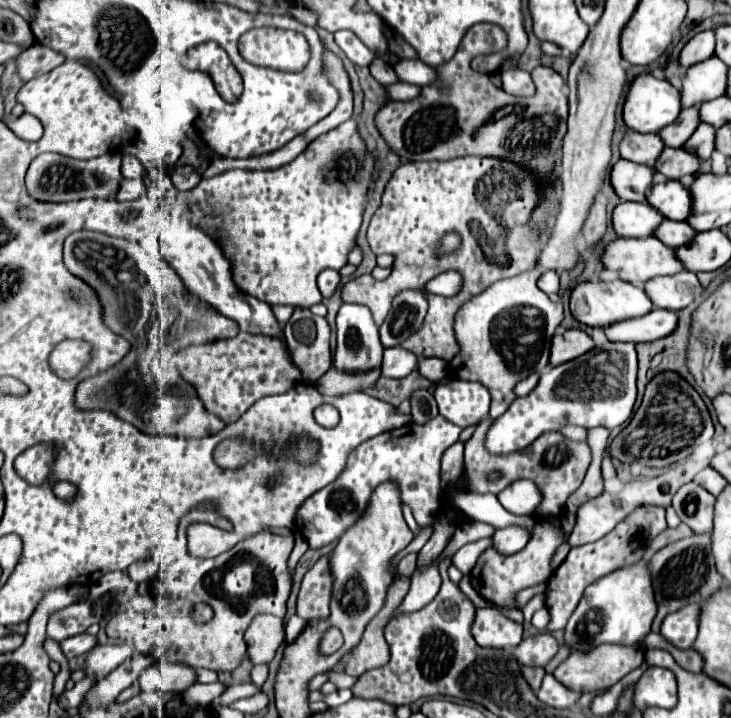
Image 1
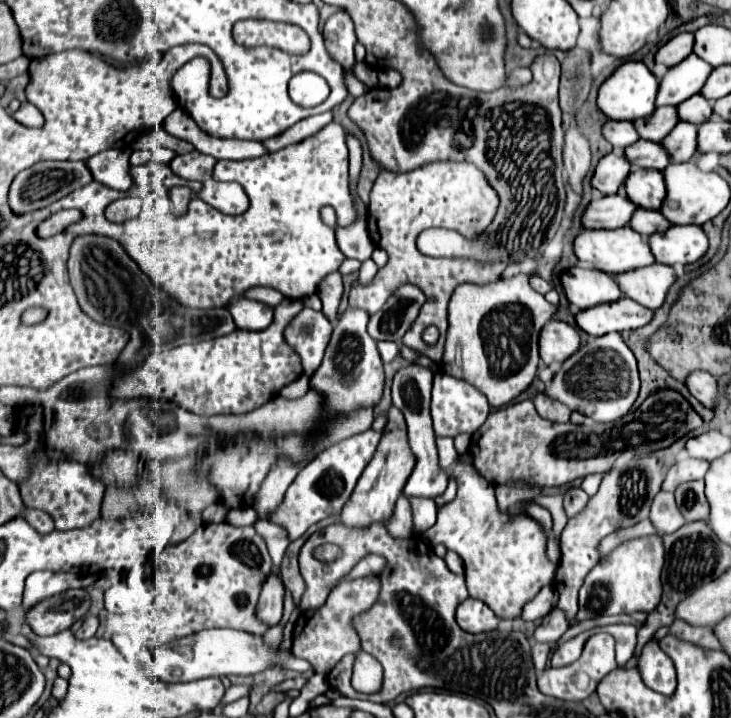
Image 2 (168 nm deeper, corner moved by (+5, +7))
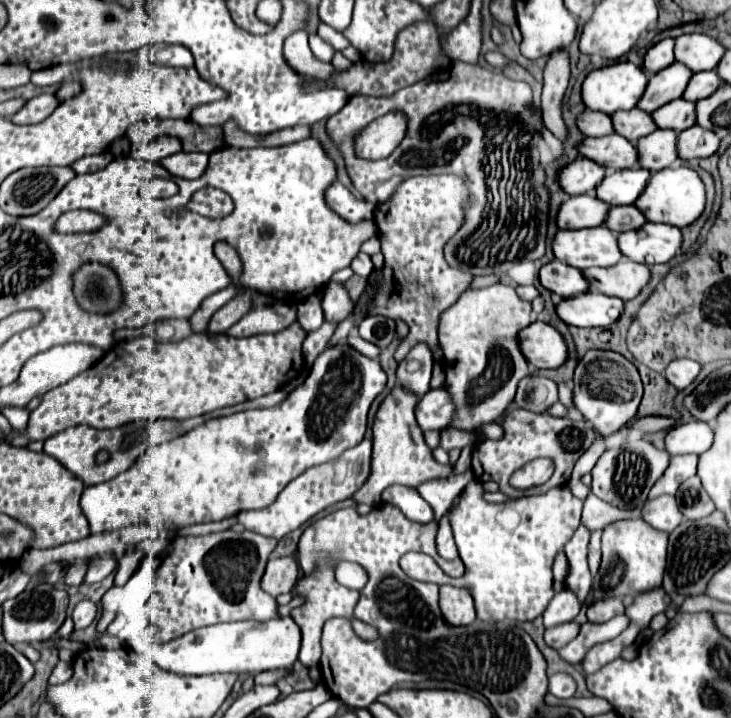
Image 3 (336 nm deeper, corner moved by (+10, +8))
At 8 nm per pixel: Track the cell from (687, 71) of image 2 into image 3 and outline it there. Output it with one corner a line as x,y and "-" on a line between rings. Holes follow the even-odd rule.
674,62
672,66
660,70
658,74
654,74
648,80
646,92
640,98
638,108
652,114
656,108
680,98
682,92
686,90
686,86
688,86
690,76
692,76
692,70
688,70
680,62

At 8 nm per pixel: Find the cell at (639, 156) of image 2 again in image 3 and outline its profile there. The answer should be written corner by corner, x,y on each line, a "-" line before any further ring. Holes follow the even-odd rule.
604,136
604,138
584,138
578,148
582,158
594,160
596,164
606,168
606,175
613,174
624,168
638,166
638,152
636,148
622,136

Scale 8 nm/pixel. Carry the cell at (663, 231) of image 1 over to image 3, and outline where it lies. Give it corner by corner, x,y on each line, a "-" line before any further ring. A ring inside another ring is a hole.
612,206
608,212
608,220
604,220
604,224
616,234
626,230
636,230
644,222
646,222
644,214
634,206

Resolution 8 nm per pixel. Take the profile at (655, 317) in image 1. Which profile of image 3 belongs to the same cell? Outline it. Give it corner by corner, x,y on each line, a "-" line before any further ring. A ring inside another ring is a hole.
588,290
580,296
560,300
556,304
556,314
566,324
580,328
610,326
620,318
622,310
624,310
624,302
620,298
612,298
596,290

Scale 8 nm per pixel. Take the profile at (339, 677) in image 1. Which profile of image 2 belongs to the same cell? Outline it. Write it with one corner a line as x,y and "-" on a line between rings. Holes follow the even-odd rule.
209,629
155,649
155,677
159,677
165,683
197,681
205,677
253,675
253,673
265,671
271,665
293,669
299,673
311,671
309,661
297,659
293,653
269,651
261,637
249,635
245,631
235,631
235,629

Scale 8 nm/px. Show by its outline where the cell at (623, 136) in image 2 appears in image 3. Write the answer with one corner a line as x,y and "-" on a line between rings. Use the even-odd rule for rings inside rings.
588,108
578,114
576,126
578,126
578,130
580,130
584,136
594,136
594,138
608,136
608,134
614,132
612,120
610,120
608,114
604,114
604,112
594,112
594,110
588,110

